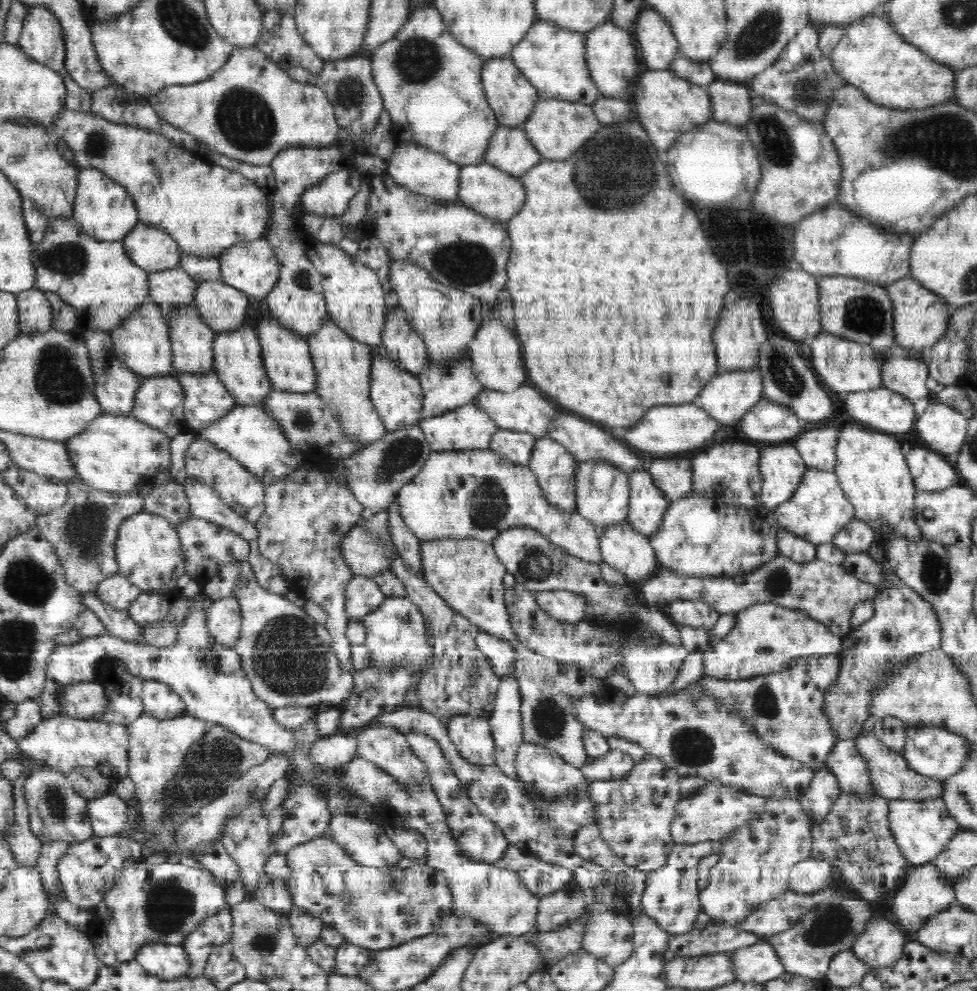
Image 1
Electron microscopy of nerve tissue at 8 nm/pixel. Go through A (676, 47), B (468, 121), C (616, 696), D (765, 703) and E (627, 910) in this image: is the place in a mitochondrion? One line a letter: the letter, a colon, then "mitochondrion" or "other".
A: other
B: other
C: other
D: mitochondrion
E: other

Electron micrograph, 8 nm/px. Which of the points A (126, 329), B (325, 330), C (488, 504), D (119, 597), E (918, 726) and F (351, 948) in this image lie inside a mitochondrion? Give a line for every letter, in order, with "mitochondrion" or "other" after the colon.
A: other
B: other
C: mitochondrion
D: other
E: other
F: other

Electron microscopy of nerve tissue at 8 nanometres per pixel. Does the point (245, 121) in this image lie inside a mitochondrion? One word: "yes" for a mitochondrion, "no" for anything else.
yes

